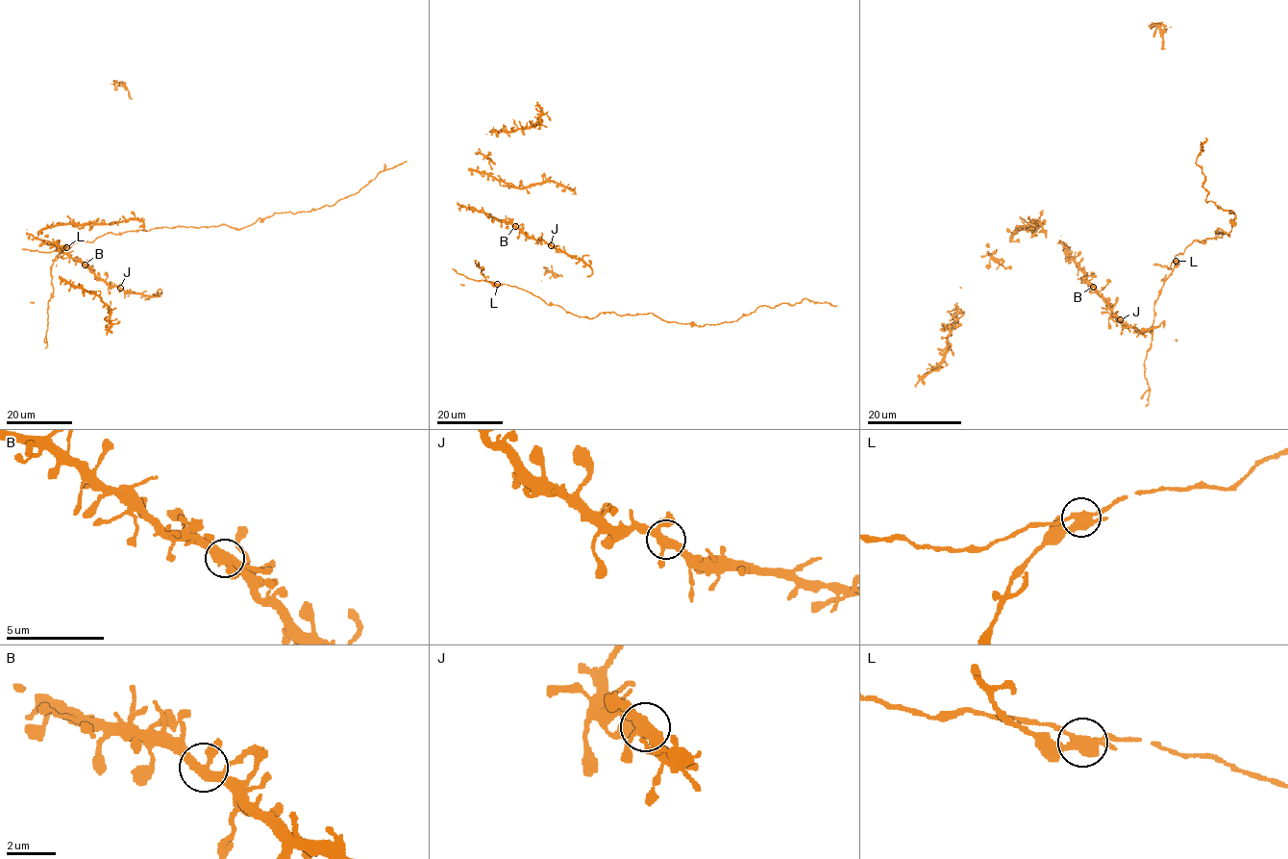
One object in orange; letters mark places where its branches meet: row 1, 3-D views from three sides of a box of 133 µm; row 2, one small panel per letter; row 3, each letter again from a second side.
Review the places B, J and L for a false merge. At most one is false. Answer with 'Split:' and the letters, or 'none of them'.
Split: L

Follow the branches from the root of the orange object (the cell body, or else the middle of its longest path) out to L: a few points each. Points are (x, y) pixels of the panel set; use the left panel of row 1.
L: (99, 237), (91, 242), (77, 242), (67, 247)

